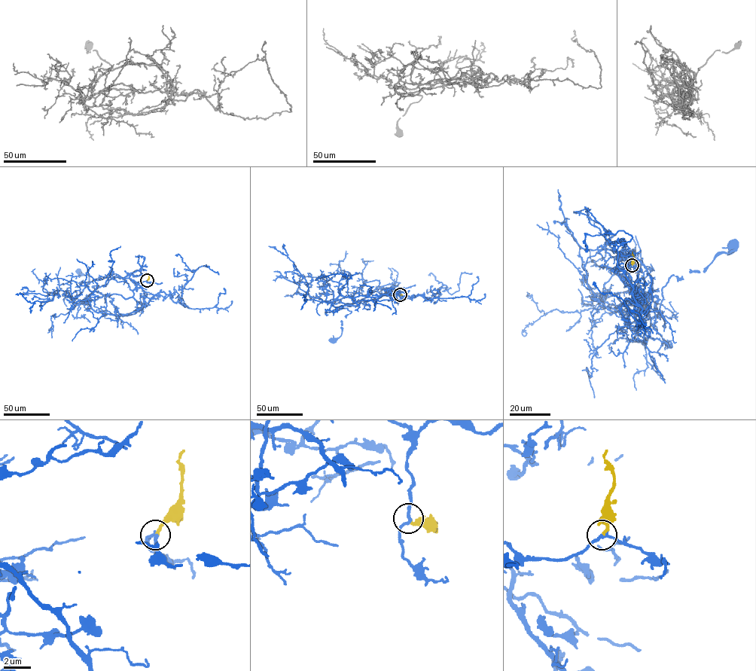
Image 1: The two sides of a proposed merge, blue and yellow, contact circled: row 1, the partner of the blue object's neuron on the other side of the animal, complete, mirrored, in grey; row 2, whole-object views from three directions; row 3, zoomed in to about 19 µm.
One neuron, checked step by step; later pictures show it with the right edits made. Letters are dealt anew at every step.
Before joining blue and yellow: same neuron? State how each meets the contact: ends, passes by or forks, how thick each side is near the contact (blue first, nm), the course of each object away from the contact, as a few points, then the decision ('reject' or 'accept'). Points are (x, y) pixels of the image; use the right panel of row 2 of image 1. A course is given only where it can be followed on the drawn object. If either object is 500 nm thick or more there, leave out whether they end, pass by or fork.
blue passes by | yellow ends | 220/200 nm | blue via (632, 265), (614, 271), (629, 281), (636, 303), (656, 296), (659, 314), (670, 276), (703, 271), (733, 245) | yellow via (632, 265), (632, 252) | accept

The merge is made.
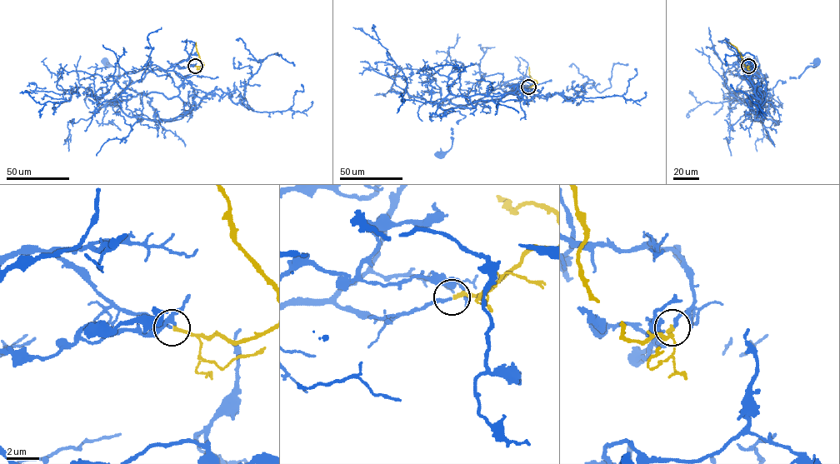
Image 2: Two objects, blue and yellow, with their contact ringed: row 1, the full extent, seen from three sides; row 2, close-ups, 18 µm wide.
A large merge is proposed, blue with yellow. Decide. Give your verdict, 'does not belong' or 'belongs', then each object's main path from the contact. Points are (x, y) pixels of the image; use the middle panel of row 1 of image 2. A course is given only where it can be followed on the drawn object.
belongs; blue runs (528, 87), (497, 85), (465, 105), (442, 99), (443, 110), (465, 117), (452, 128), (451, 148), (438, 155); yellow runs (528, 87), (537, 82), (530, 77), (529, 67)

